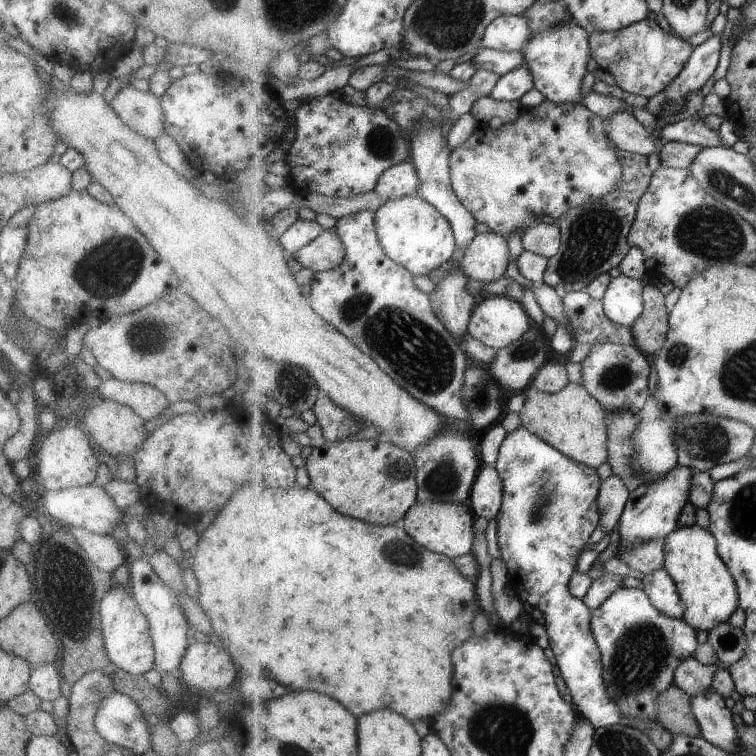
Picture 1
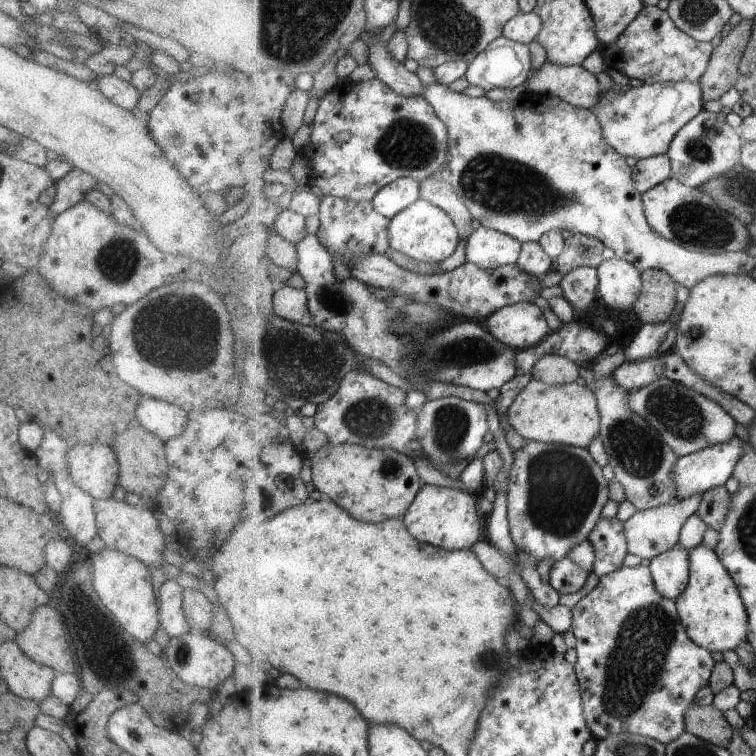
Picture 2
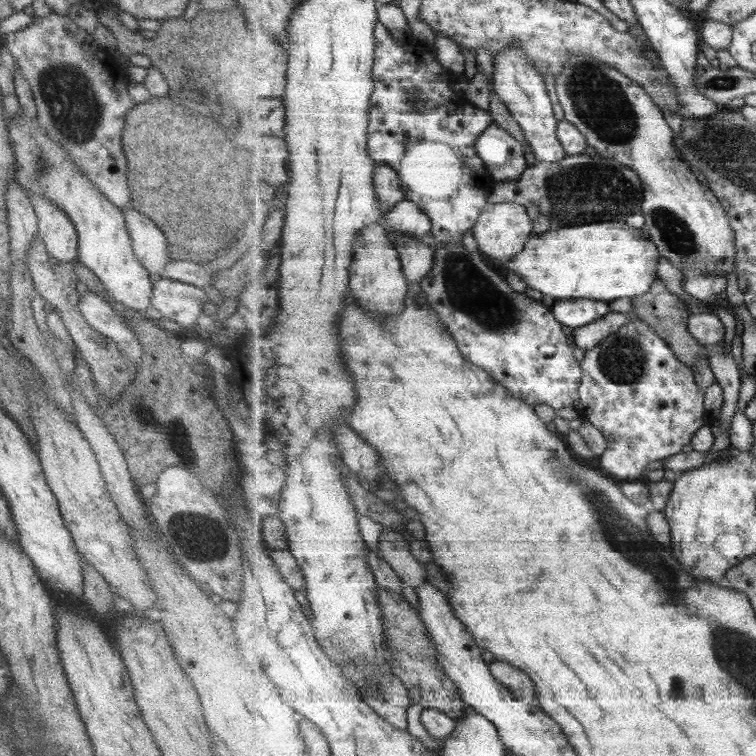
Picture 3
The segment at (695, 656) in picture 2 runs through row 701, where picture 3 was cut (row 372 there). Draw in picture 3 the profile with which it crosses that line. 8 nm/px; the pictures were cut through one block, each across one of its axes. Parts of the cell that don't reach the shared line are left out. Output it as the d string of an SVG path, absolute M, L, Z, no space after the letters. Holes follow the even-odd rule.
M636 317L635 320L630 320L619 332L608 337L602 345L585 353L585 357L581 360L583 377L582 386L579 391L580 402L578 409L585 412L587 420L591 422L593 426L597 427L607 439L607 451L599 458L597 464L603 469L603 472L611 474L612 477L620 478L621 482L639 480L639 476L645 472L645 468L647 468L651 462L665 460L680 454L681 450L683 450L683 446L692 445L692 438L695 436L695 433L701 430L702 426L705 426L709 421L709 415L707 415L706 409L706 391L698 386L694 370L692 370L687 363L677 358L676 353L663 338L657 335L657 332L653 330L649 322L641 321Z

